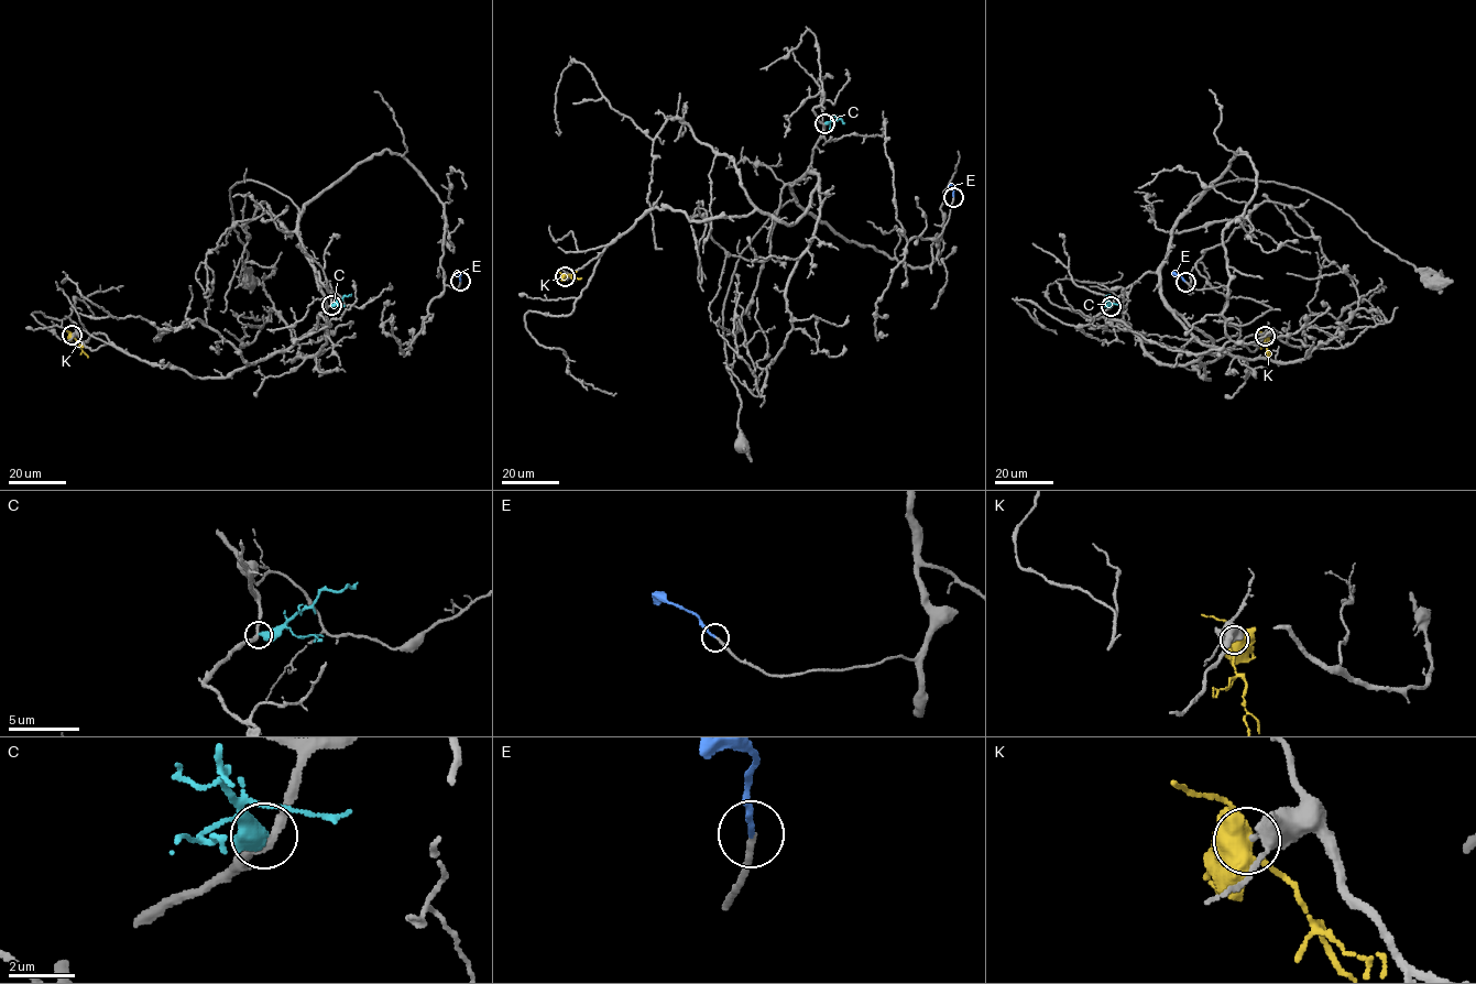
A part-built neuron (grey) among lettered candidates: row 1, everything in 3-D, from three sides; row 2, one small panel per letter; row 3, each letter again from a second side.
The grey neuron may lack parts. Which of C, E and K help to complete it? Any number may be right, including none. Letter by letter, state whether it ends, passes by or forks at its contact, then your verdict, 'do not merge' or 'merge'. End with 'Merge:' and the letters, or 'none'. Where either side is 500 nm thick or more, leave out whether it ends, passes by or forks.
C: it ends; do not merge
E: it ends; merge
K: do not merge
Merge: E

